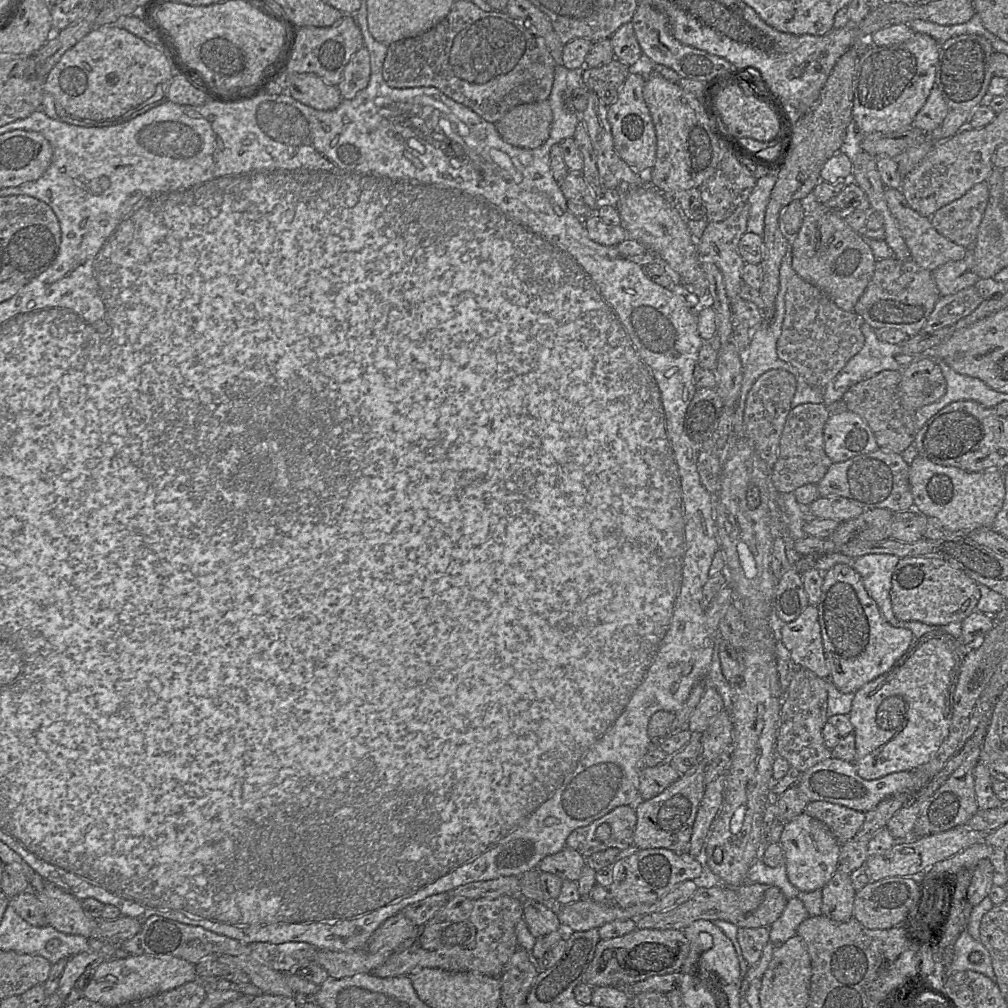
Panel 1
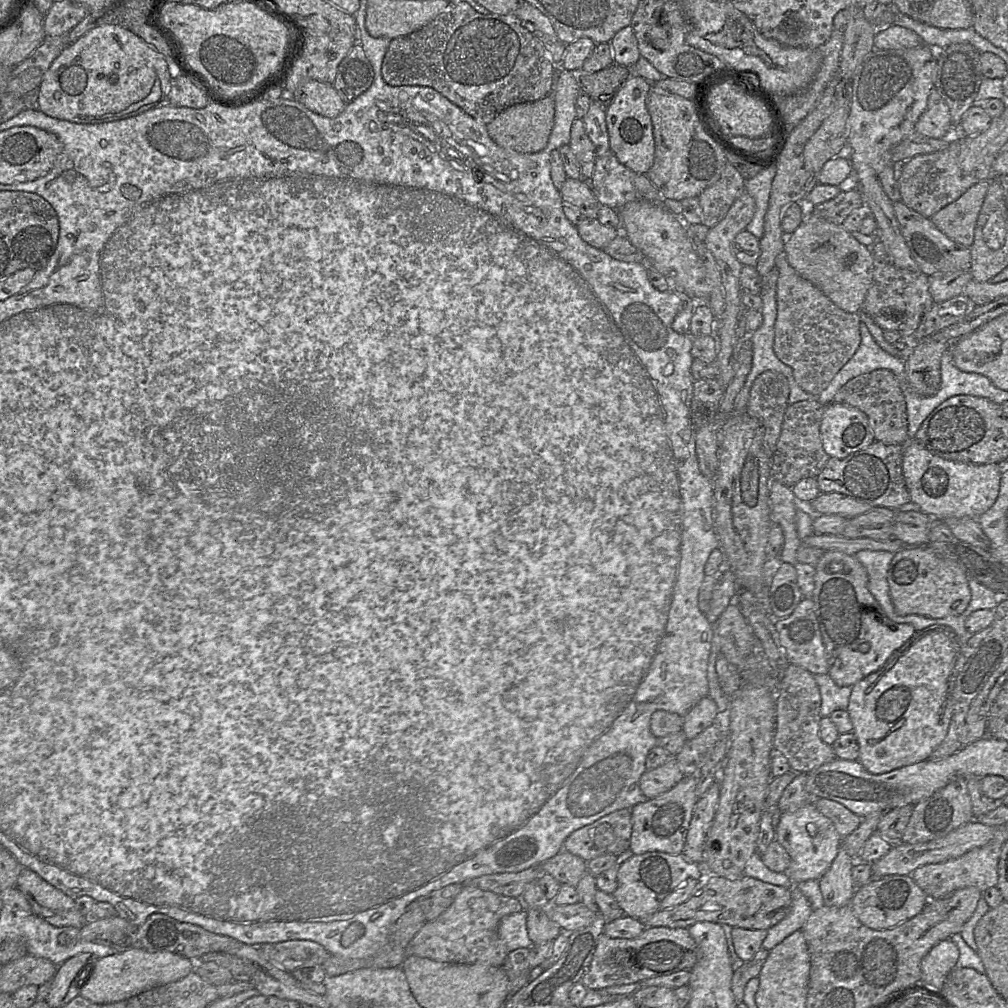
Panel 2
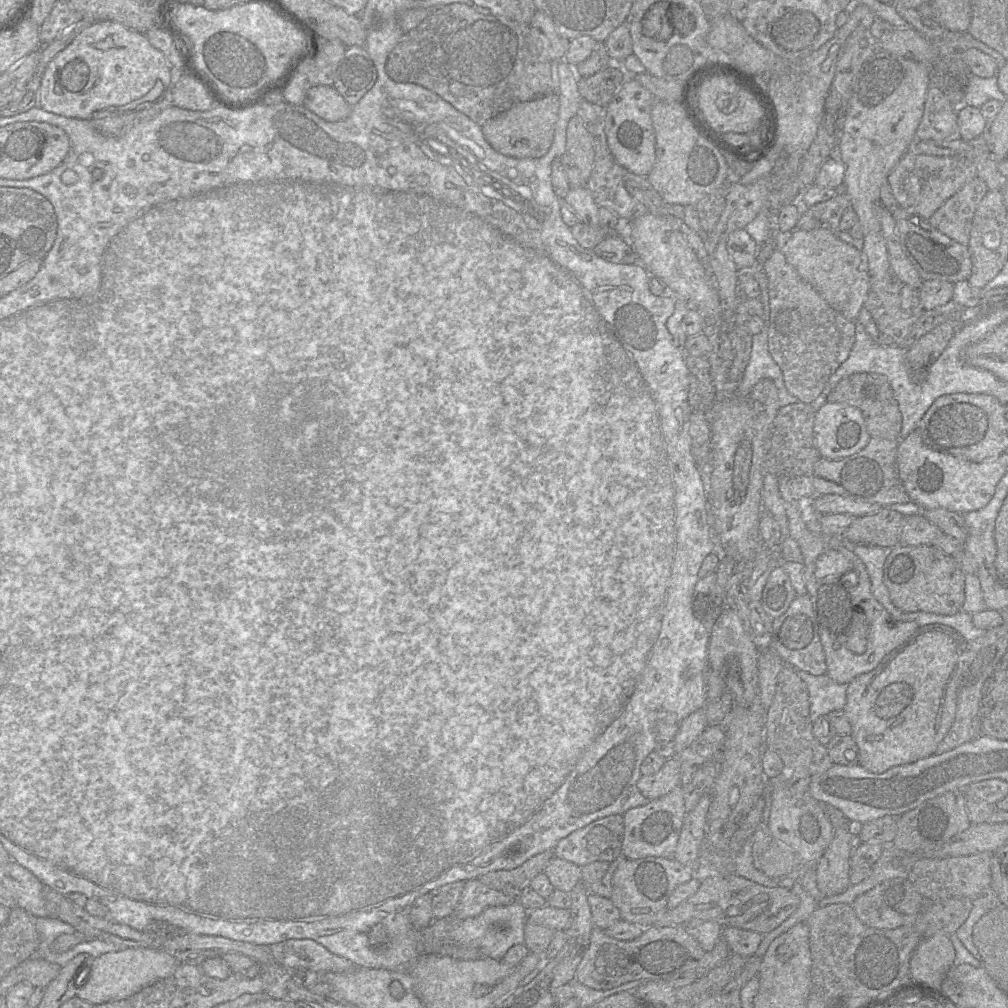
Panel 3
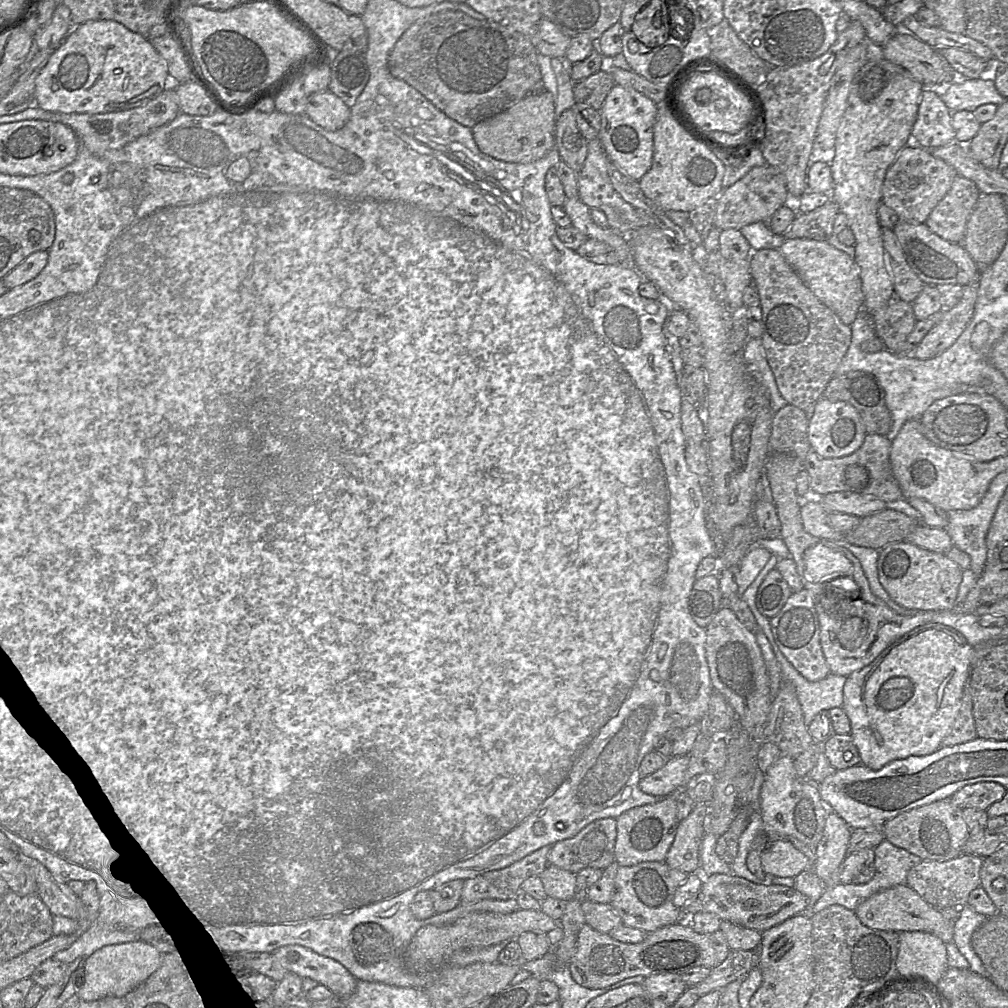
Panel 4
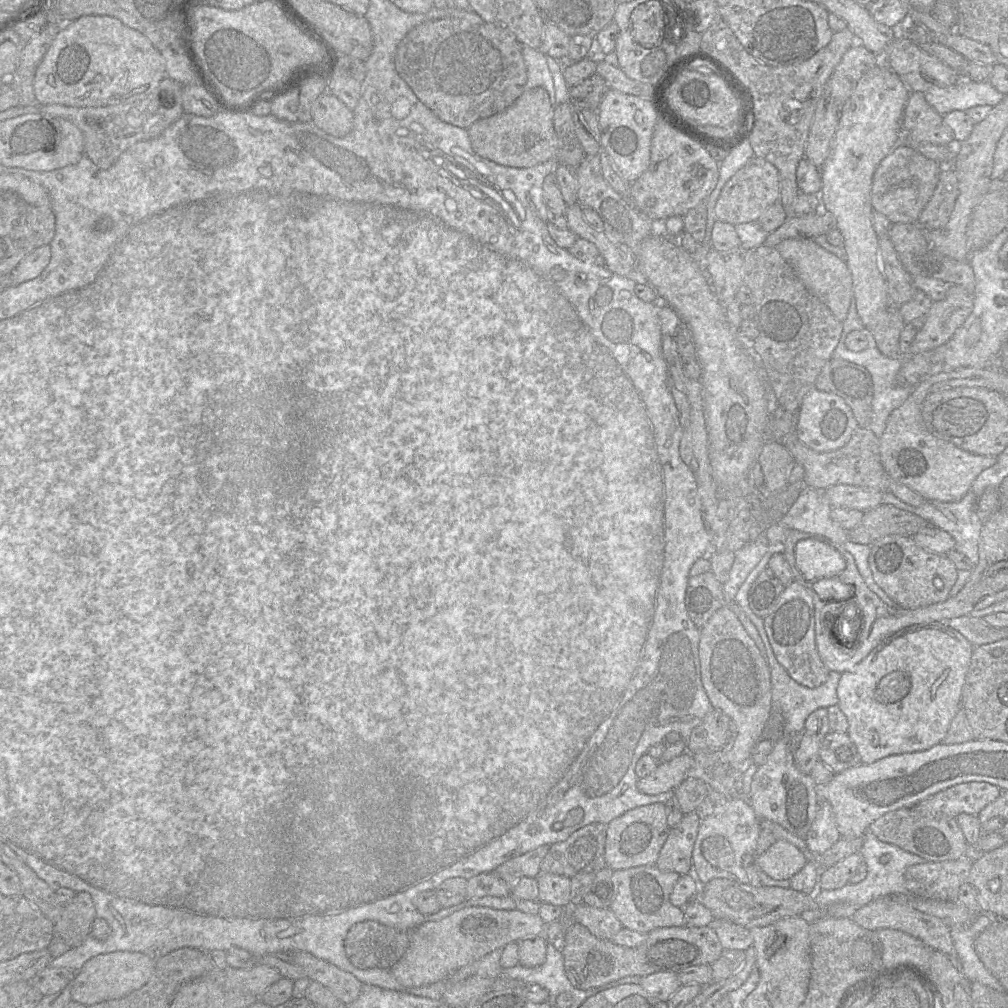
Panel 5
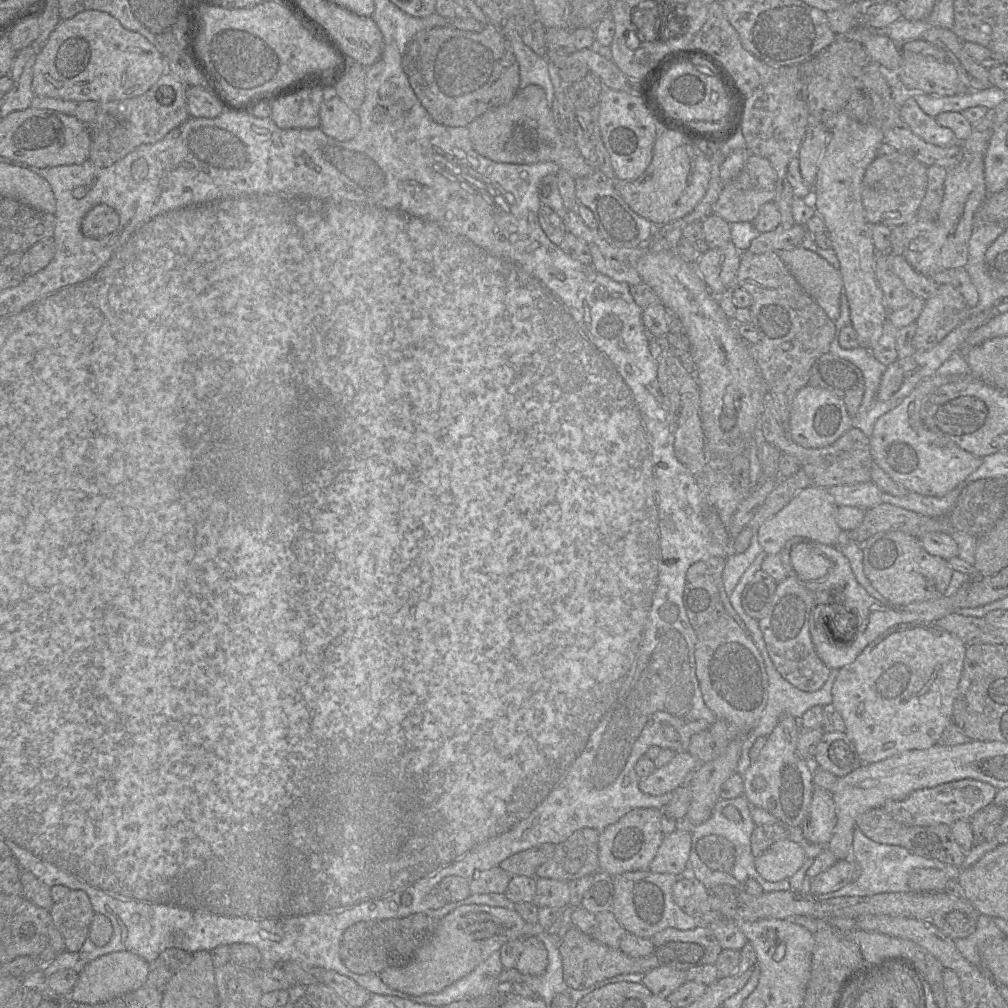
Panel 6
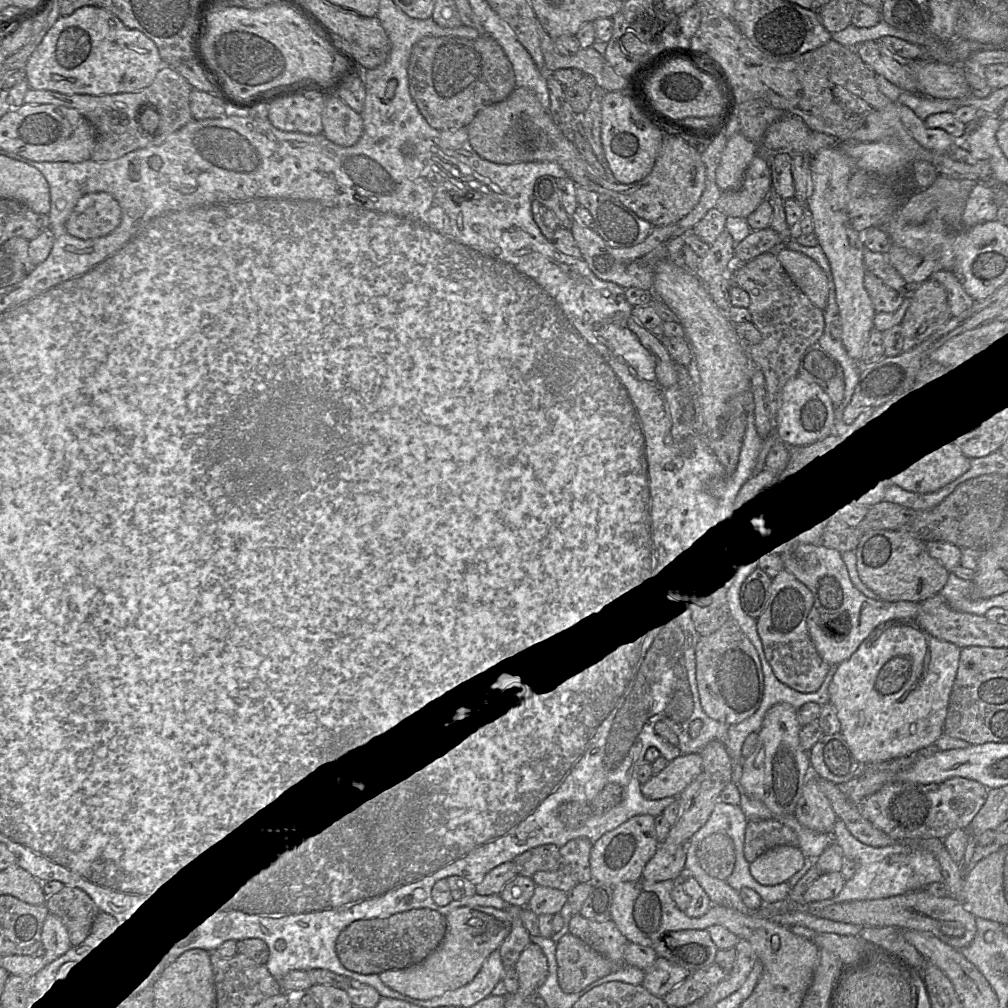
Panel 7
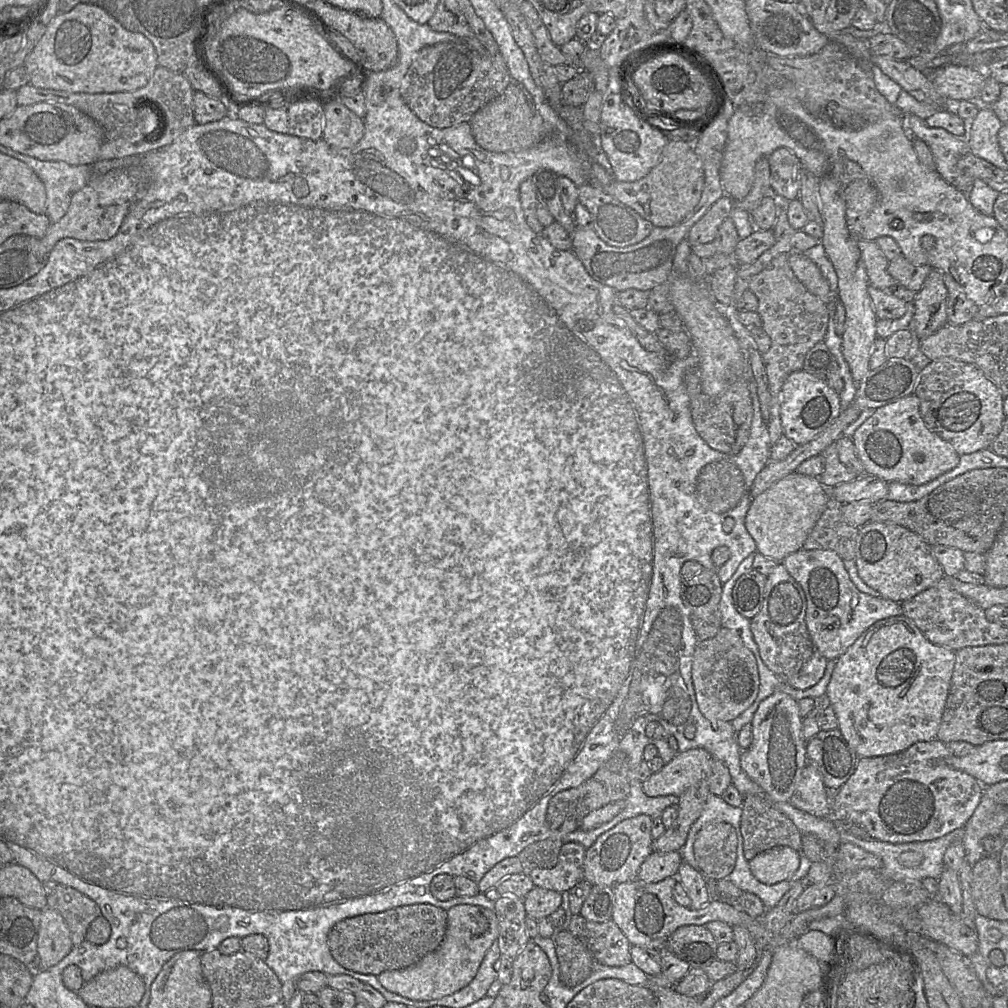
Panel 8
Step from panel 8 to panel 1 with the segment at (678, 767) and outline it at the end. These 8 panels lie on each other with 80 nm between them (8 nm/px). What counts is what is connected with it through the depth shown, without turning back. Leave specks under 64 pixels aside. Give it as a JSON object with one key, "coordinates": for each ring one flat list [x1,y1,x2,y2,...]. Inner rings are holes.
{"coordinates":[[668,760,655,767,645,766,639,777,639,793,642,800,649,800,674,783,680,774]]}

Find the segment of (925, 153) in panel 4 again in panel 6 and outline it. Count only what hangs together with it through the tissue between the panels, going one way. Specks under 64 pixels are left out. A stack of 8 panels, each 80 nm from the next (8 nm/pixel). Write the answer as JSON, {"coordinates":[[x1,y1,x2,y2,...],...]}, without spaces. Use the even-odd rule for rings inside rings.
{"coordinates":[[896,150,882,152,867,167,862,181,862,204,867,221,889,227,904,225,918,214,927,188,927,166]]}

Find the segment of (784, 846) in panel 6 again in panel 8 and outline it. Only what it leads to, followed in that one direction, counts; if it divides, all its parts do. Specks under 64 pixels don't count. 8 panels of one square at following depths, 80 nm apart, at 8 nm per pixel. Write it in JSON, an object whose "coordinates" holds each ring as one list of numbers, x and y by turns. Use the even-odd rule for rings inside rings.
{"coordinates":[[787,846,763,851,749,861,753,876,766,885,789,880,799,868,799,864,797,851]]}

